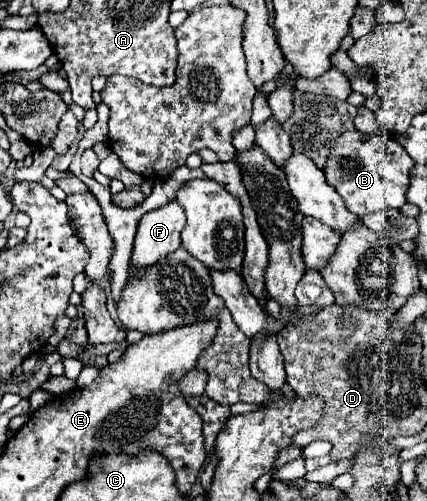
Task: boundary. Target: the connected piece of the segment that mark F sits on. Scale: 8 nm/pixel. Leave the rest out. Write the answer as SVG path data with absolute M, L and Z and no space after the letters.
M177 200L147 212L139 220L135 236L133 256L129 262L129 274L135 276L139 270L153 266L159 258L175 252L181 244L181 230L185 228L185 212Z

